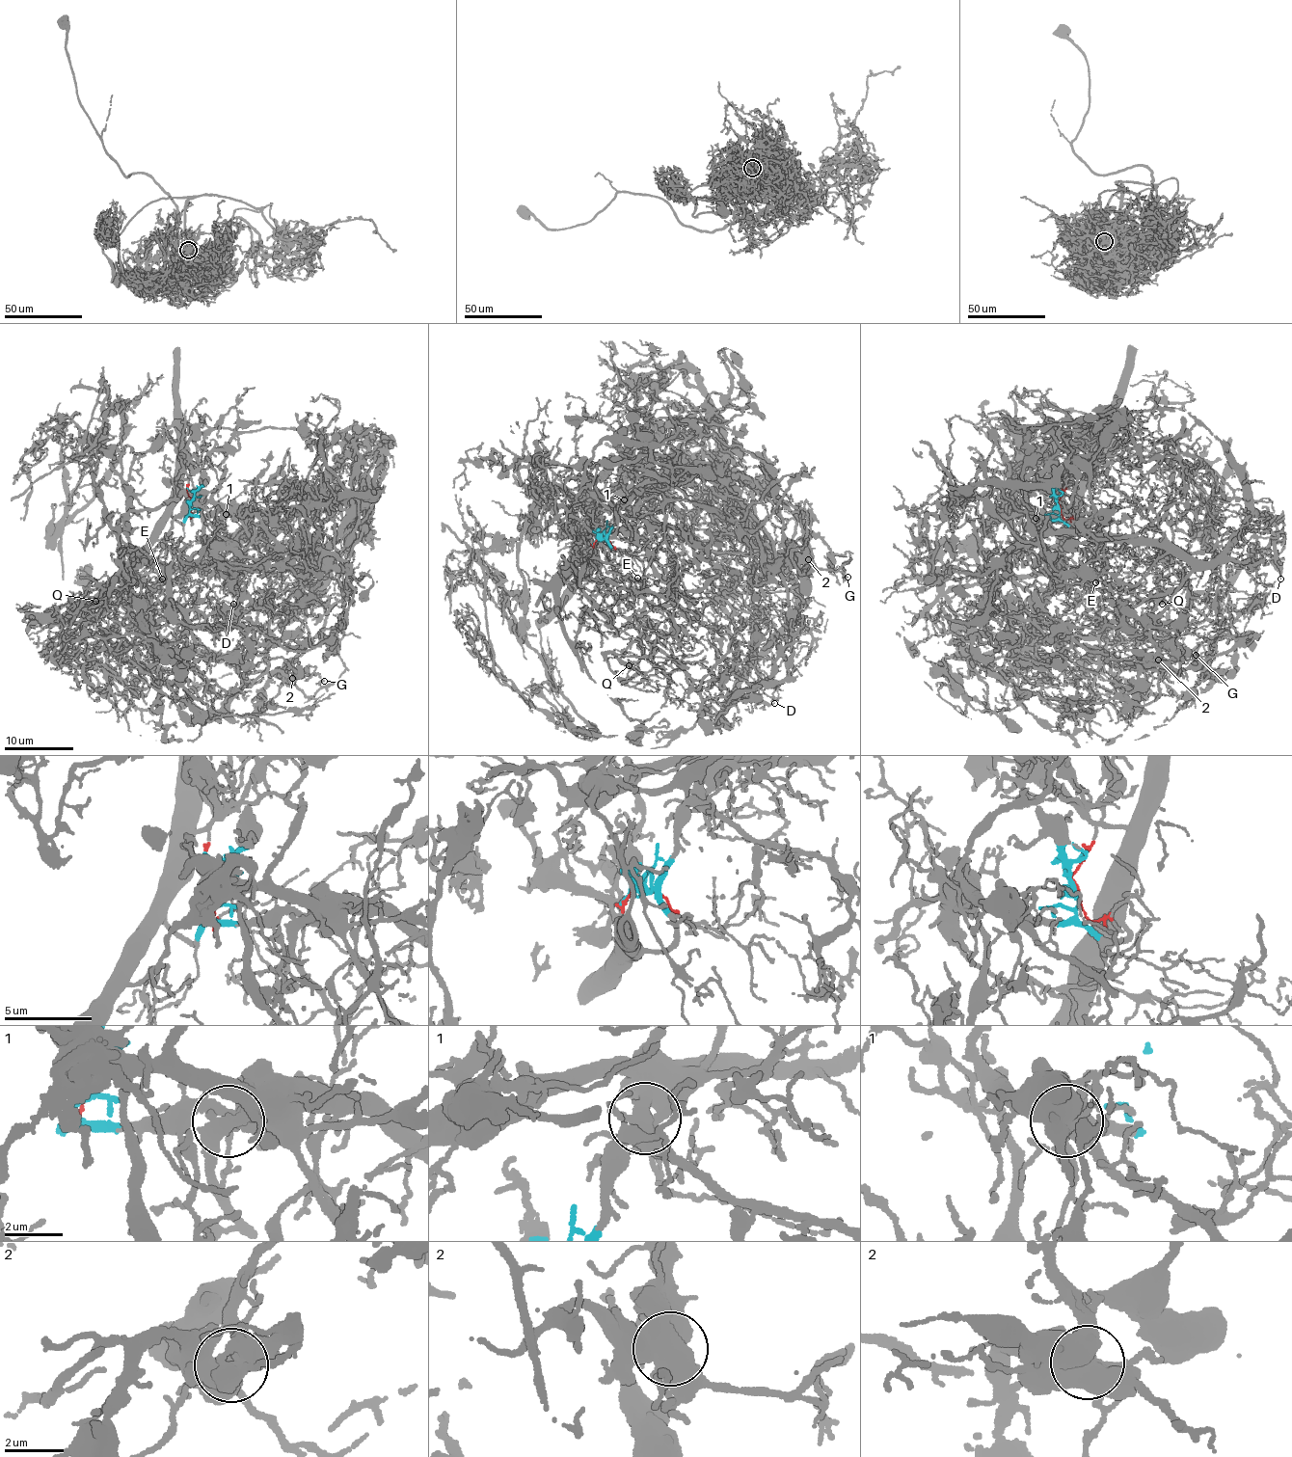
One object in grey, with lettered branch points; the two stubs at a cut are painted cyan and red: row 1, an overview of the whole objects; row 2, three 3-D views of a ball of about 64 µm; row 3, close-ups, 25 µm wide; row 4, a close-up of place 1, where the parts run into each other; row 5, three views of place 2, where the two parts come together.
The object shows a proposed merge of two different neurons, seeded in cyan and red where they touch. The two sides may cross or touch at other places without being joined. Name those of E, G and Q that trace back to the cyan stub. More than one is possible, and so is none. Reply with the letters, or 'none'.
E, G, Q

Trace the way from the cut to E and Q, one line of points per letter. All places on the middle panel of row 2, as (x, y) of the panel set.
E: (602, 538), (613, 551), (613, 559), (601, 562), (599, 557), (597, 565), (605, 594), (616, 581), (637, 578)
Q: (602, 538), (613, 559), (573, 571), (673, 605), (674, 633), (607, 660), (625, 683), (629, 665)

